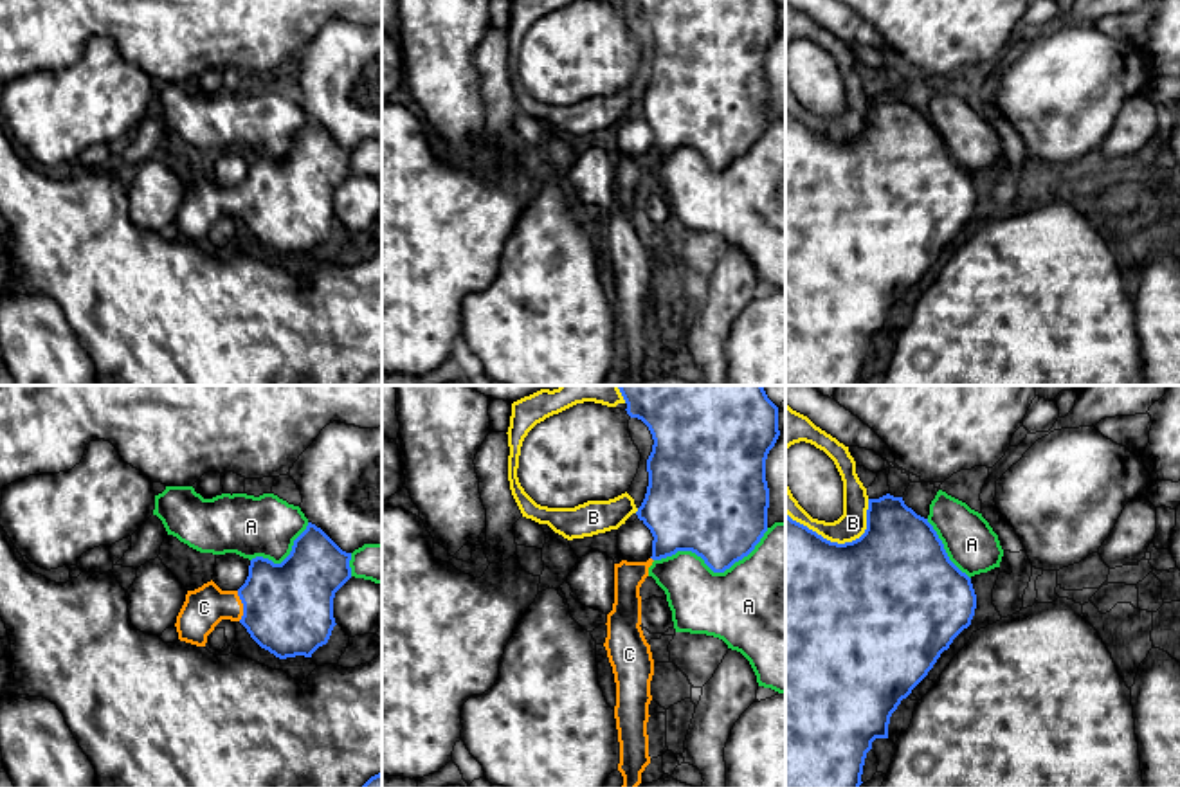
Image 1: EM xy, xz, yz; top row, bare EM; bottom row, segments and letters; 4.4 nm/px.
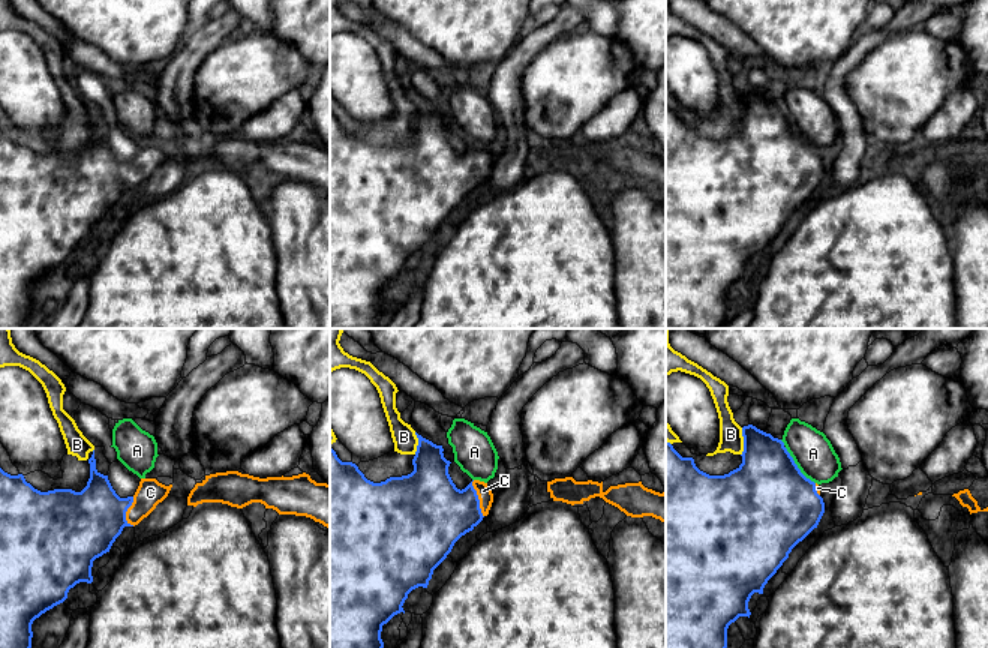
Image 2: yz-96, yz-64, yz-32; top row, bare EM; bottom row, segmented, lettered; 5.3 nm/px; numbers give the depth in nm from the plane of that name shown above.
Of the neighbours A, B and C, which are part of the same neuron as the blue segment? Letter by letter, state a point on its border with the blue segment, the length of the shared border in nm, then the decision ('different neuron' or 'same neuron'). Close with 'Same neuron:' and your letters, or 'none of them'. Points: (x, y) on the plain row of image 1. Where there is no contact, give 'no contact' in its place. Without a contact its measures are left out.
A: xz (714, 168) | 550 nm | different neuron
B: yz (840, 141) | 380 nm | different neuron
C: xy (244, 202) | 140 nm | same neuron
Same neuron: C

